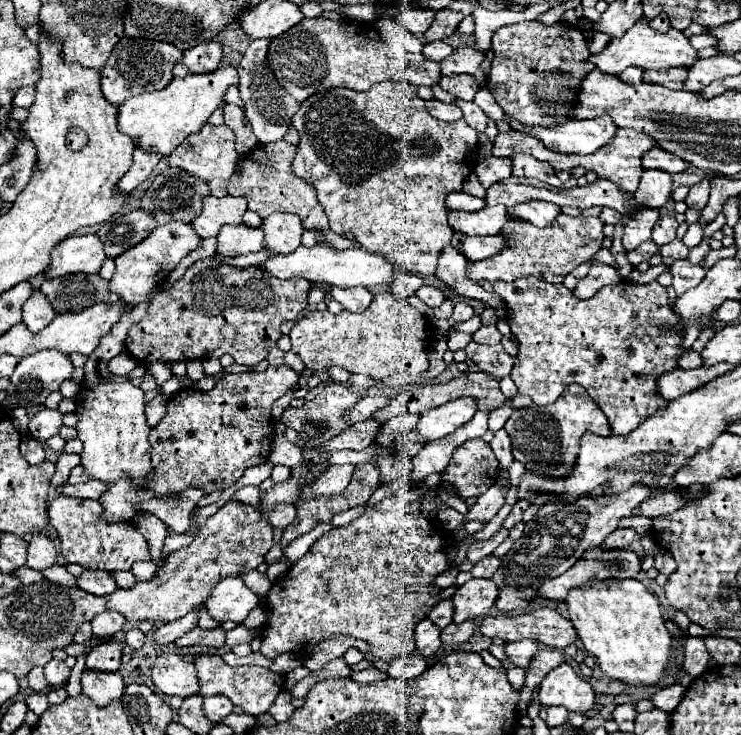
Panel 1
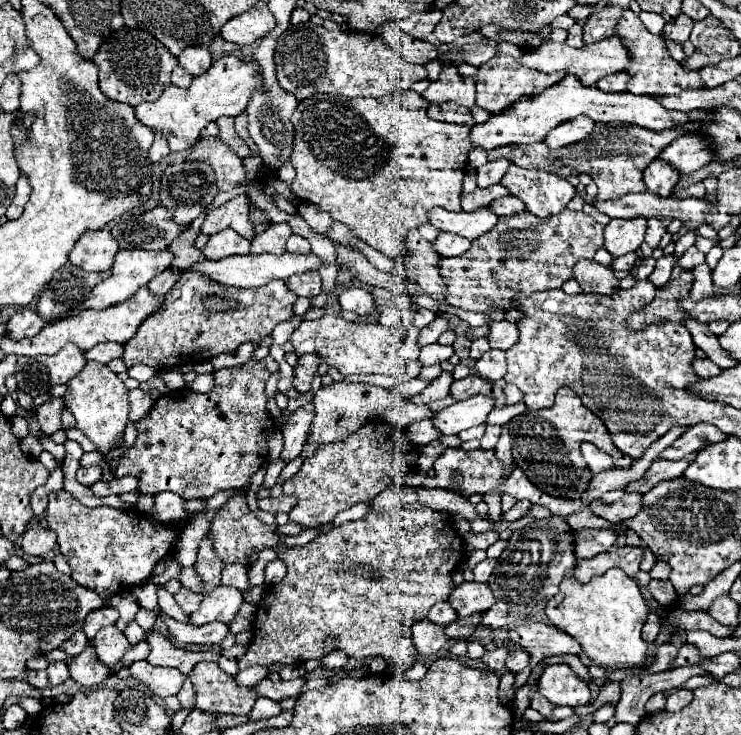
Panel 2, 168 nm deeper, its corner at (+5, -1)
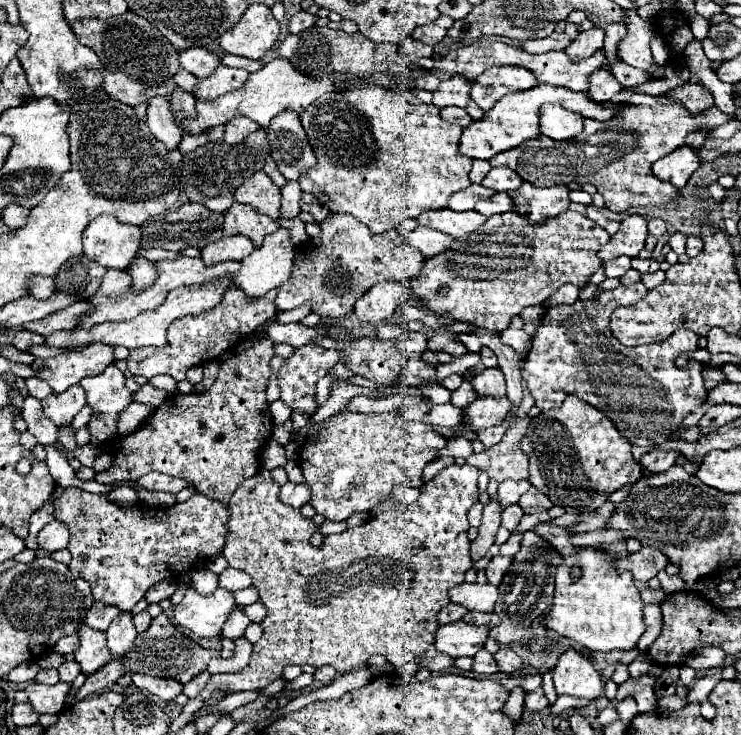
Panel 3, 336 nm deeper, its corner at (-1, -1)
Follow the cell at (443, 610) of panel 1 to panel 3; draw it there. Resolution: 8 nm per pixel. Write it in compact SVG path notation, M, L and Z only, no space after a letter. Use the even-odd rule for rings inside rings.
M448 603L444 605L444 609L440 609L438 613L438 623L454 623L454 621L460 621L462 617L466 615L466 609L460 607L460 605L454 605L454 603Z

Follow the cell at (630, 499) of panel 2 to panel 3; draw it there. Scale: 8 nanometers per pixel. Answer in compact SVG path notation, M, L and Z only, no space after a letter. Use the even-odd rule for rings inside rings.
M606 501L600 509L592 511L592 513L582 513L580 523L572 527L572 531L596 531L602 529L608 523L608 517L612 517L612 509L616 509L616 503Z

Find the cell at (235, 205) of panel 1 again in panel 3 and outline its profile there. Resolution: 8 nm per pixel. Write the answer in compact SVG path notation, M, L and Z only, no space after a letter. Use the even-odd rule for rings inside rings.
M234 203L224 213L224 235L246 235L254 247L260 247L262 239L276 229L278 223L274 219L264 217L264 213L256 213L256 209L246 203Z

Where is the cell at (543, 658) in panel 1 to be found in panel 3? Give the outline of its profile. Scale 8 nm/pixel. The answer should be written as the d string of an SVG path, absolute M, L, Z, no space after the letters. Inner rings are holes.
M500 647L500 651L498 651L494 657L496 657L496 661L498 661L500 671L506 673L506 675L518 673L518 671L524 667L522 659L520 659L512 649L508 649L508 647Z

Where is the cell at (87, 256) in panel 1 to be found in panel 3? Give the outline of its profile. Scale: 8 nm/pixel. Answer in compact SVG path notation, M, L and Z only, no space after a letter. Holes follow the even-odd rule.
M100 215L82 233L84 255L102 267L124 269L140 249L140 227Z

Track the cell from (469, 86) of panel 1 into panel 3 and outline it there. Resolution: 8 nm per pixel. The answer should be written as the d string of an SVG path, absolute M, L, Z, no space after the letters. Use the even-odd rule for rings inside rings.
M452 75L448 81L444 81L432 95L434 95L434 105L436 107L448 107L448 105L456 105L456 107L466 107L470 101L470 87L472 81L464 79L462 75Z

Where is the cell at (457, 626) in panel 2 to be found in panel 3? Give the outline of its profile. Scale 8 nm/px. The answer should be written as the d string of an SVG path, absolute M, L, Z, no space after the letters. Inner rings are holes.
M476 611L466 613L464 621L472 623L472 625L498 625L500 623L496 613L476 613Z

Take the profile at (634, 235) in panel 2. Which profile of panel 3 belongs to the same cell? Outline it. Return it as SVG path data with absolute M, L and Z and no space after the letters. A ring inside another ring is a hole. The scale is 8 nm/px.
M628 215L622 221L618 233L612 235L610 243L604 245L598 251L598 257L602 261L610 261L610 259L616 259L620 255L638 257L638 253L644 249L646 237L648 237L646 217L642 217L642 215Z

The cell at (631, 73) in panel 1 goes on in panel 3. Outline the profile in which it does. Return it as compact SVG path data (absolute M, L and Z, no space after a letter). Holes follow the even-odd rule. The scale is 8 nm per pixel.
M600 69L600 71L592 73L592 77L590 77L588 95L590 95L594 101L606 103L606 101L610 101L612 95L616 95L620 89L622 89L622 85L618 83L618 79L616 79L610 71Z

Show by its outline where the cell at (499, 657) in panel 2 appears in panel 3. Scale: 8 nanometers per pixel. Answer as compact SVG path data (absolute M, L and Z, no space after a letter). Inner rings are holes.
M480 649L480 651L474 655L474 665L472 665L472 669L474 669L476 673L484 673L484 675L494 675L494 673L500 671L498 665L496 665L494 655L488 653L486 649Z

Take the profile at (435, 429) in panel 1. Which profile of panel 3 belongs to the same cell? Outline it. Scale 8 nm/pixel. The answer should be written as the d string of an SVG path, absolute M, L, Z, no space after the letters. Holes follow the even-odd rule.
M478 397L476 401L464 407L462 423L470 425L474 431L480 431L480 429L502 423L510 407L512 405L508 397L484 397L484 399Z

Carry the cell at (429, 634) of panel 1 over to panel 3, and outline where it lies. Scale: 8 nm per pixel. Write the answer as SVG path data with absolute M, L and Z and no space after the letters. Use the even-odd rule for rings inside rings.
M458 621L440 625L436 629L434 647L452 657L462 657L462 655L474 657L474 653L484 645L486 637L488 637L488 627L476 627Z

